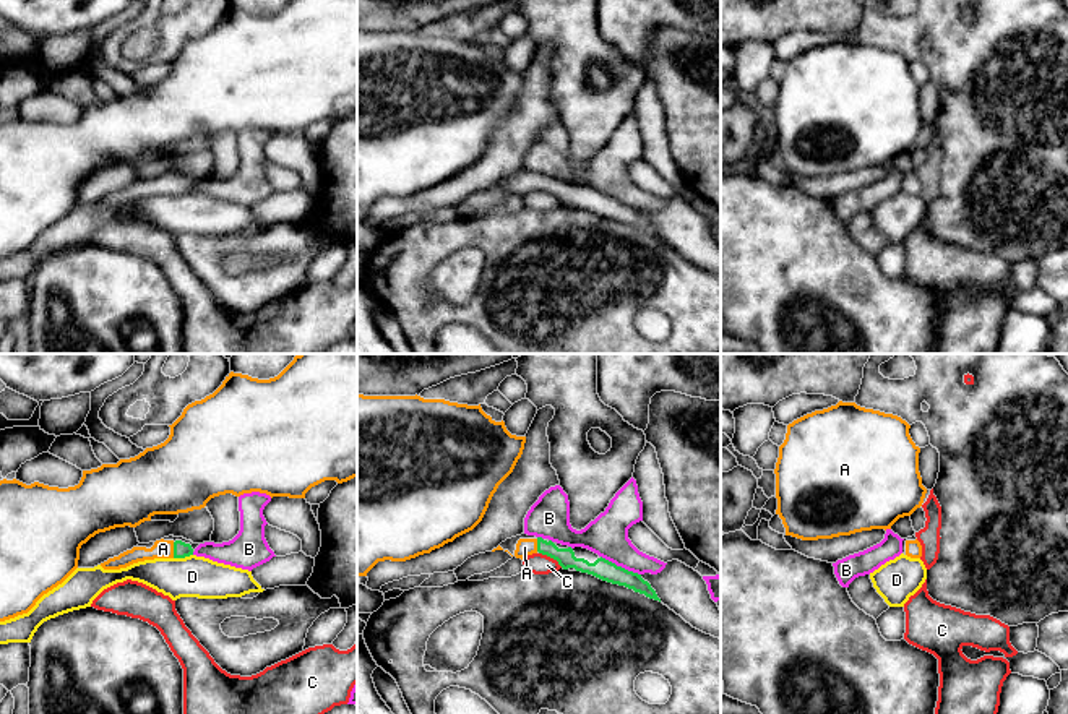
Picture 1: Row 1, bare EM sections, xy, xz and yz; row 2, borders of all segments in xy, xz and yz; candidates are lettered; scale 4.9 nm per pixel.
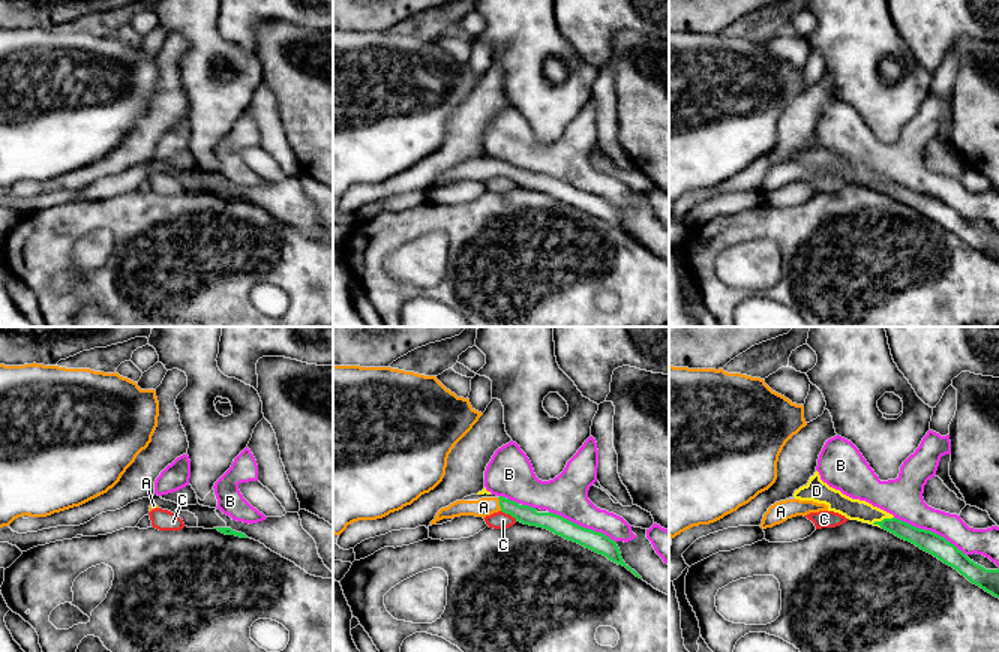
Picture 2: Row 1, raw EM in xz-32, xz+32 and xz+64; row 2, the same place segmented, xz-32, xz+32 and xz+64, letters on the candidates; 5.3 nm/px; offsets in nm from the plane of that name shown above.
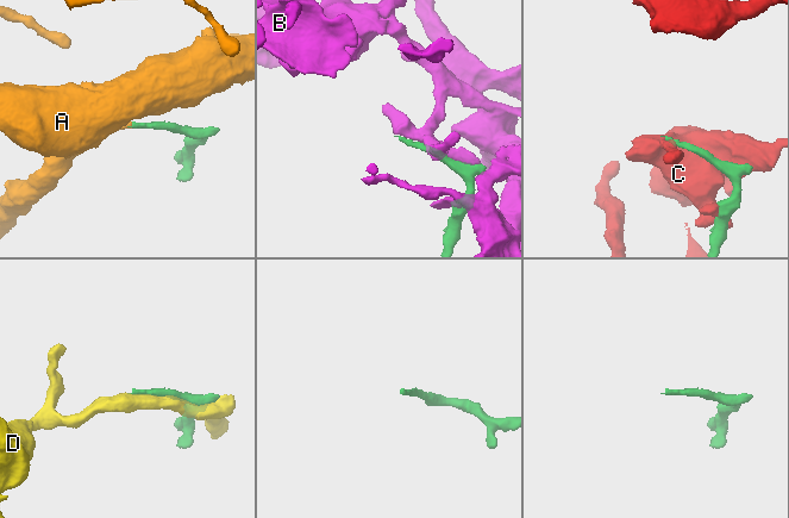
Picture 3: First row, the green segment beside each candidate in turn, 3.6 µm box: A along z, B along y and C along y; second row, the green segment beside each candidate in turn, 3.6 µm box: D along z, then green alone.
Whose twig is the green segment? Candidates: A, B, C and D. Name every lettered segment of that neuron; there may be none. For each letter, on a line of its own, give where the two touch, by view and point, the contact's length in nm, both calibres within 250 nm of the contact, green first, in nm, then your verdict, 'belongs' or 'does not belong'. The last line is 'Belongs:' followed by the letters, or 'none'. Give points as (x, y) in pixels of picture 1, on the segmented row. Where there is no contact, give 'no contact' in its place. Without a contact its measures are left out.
A: meets green in xy at (174, 550); contact 80 nm long; 80 nm thick on the green side, 100 nm on the other; belongs
B: meets green in xz at (620, 567); contact 220 nm long; 100 nm thick on the green side, 200 nm on the other; does not belong
C: meets green in xz at (551, 557); contact 140 nm long; 90 nm thick on the green side, 110 nm on the other; does not belong
D: meets green in xy at (182, 557); contact 100 nm long; 80 nm thick on the green side, 200 nm on the other; does not belong
Belongs: A

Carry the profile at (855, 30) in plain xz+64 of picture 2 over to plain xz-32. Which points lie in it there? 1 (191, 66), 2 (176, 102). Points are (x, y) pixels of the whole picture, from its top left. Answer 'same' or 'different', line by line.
1: same
2: different

